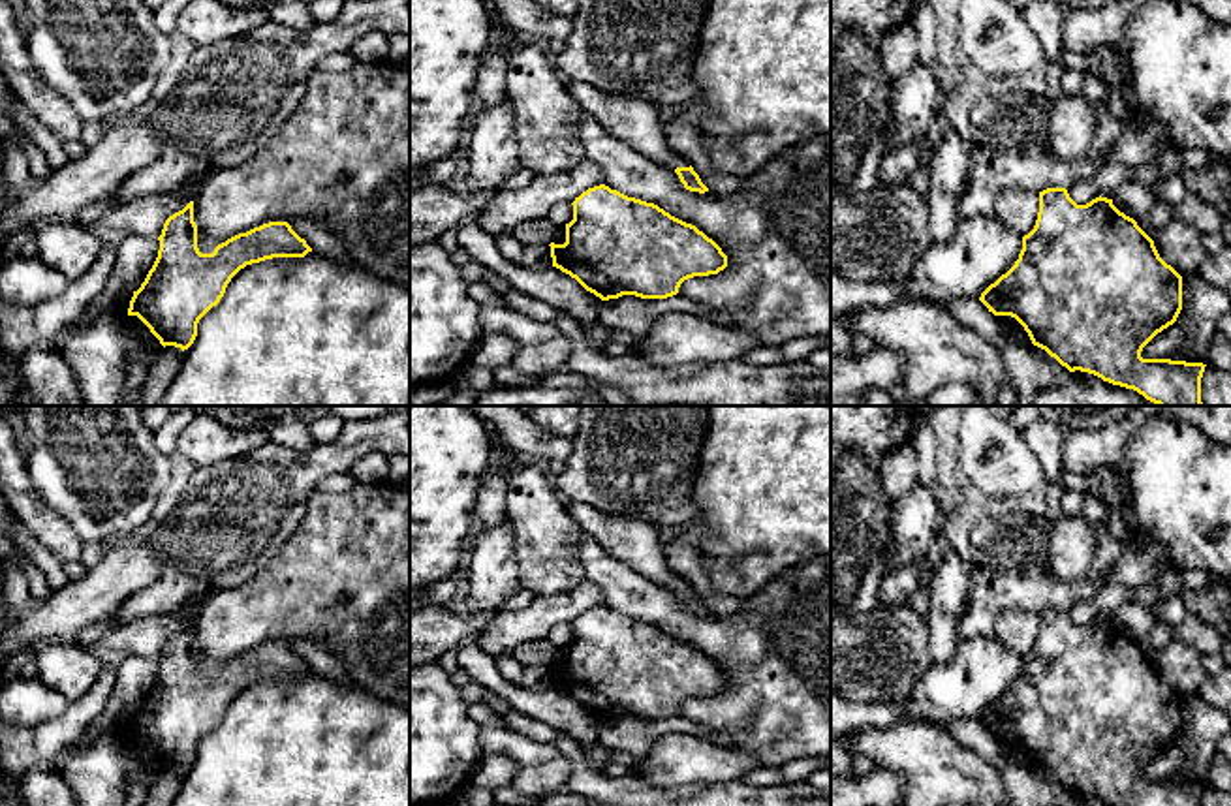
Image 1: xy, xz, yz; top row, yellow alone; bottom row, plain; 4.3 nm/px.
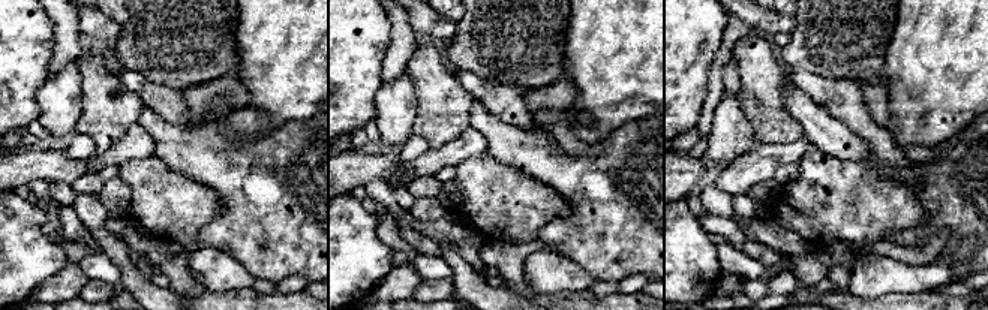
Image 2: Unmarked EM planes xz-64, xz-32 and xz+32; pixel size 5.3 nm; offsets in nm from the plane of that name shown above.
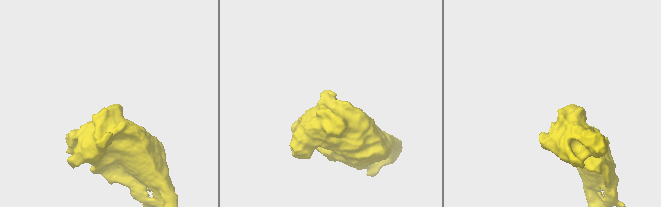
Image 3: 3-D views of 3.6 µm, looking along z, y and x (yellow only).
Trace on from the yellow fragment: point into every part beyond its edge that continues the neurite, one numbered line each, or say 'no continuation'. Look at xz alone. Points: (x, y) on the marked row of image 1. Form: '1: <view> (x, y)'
1: xz (634, 121)

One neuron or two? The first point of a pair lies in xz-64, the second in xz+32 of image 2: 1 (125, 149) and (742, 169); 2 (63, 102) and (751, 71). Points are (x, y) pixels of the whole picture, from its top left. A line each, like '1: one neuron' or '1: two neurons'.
1: one neuron
2: two neurons

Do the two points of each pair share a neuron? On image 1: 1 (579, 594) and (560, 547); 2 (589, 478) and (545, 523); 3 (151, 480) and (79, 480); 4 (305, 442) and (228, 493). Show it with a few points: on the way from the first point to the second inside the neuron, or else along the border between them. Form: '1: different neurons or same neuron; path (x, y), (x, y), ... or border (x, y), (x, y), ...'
1: different neurons; border (583, 577), (570, 590), (536, 598)
2: different neurons; border (551, 481), (566, 504)
3: same neuron; path (134, 480), (96, 480)
4: different neurons; border (269, 438), (294, 449), (311, 449), (316, 444)

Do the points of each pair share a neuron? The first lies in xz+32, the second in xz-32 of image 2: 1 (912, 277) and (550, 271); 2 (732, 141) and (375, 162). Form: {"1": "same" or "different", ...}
{"1": "same", "2": "different"}

